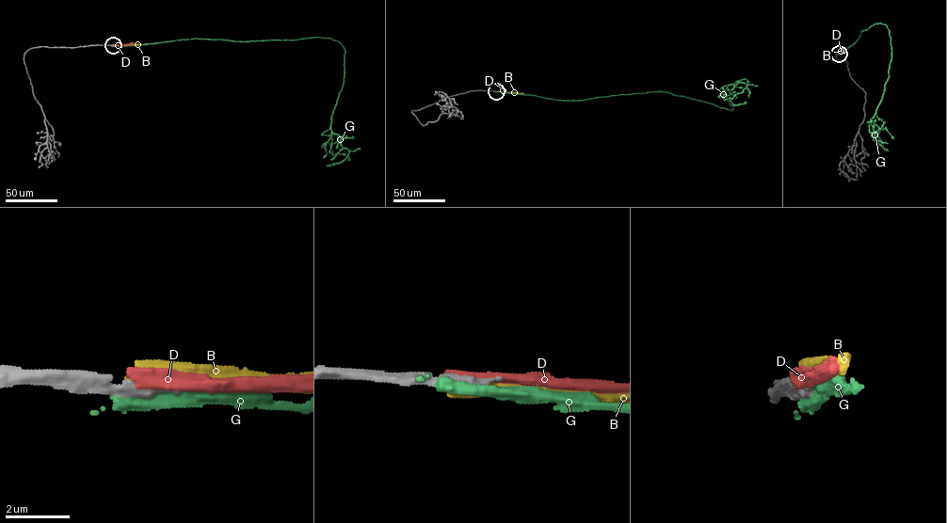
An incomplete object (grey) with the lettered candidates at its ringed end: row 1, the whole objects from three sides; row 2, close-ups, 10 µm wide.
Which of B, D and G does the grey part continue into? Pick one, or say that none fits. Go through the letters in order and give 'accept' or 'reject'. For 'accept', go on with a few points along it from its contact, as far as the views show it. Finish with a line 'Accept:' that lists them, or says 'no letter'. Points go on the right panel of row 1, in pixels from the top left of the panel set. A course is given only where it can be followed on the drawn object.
B: reject
D: reject
G: reject
Accept: no letter

